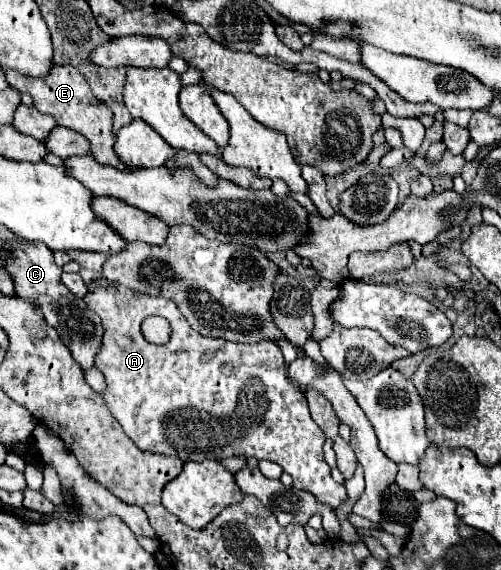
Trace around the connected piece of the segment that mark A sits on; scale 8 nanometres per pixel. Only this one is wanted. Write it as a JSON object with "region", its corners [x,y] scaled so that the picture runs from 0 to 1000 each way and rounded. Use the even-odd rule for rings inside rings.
{"region":[[[244,498],[192,505],[188,512],[176,512],[168,519],[168,530],[204,558],[208,568],[204,611],[188,628],[188,642],[212,663],[204,698],[248,758],[279,789],[327,800],[367,796],[371,807],[363,811],[403,811],[407,804],[447,807],[459,800],[507,800],[515,807],[543,807],[587,839],[587,856],[623,863],[639,881],[663,891],[675,891],[675,884],[691,877],[691,856],[667,846],[659,818],[647,807],[643,782],[651,775],[651,765],[623,737],[607,688],[571,663],[563,614],[551,600],[471,604],[443,593],[399,589],[375,572],[371,558],[359,551],[343,526],[291,519],[287,512],[267,512],[263,505],[251,505]],[[291,554],[327,554],[343,568],[343,596],[331,607],[311,607],[287,596],[279,568]],[[355,772],[375,775],[367,789],[355,789]]]}

